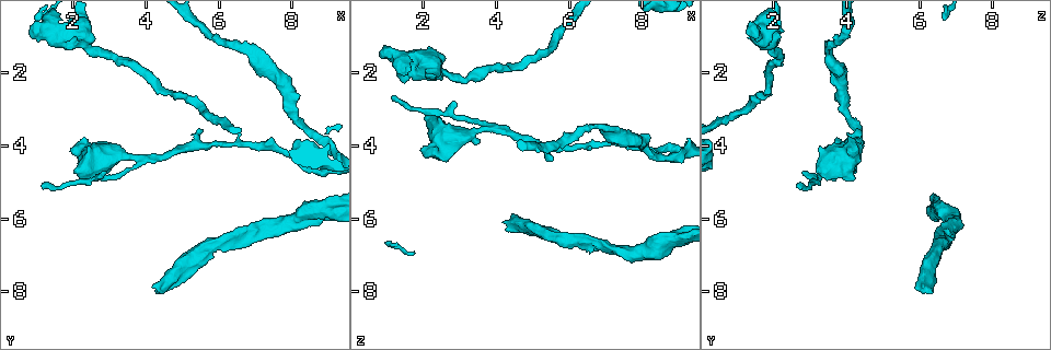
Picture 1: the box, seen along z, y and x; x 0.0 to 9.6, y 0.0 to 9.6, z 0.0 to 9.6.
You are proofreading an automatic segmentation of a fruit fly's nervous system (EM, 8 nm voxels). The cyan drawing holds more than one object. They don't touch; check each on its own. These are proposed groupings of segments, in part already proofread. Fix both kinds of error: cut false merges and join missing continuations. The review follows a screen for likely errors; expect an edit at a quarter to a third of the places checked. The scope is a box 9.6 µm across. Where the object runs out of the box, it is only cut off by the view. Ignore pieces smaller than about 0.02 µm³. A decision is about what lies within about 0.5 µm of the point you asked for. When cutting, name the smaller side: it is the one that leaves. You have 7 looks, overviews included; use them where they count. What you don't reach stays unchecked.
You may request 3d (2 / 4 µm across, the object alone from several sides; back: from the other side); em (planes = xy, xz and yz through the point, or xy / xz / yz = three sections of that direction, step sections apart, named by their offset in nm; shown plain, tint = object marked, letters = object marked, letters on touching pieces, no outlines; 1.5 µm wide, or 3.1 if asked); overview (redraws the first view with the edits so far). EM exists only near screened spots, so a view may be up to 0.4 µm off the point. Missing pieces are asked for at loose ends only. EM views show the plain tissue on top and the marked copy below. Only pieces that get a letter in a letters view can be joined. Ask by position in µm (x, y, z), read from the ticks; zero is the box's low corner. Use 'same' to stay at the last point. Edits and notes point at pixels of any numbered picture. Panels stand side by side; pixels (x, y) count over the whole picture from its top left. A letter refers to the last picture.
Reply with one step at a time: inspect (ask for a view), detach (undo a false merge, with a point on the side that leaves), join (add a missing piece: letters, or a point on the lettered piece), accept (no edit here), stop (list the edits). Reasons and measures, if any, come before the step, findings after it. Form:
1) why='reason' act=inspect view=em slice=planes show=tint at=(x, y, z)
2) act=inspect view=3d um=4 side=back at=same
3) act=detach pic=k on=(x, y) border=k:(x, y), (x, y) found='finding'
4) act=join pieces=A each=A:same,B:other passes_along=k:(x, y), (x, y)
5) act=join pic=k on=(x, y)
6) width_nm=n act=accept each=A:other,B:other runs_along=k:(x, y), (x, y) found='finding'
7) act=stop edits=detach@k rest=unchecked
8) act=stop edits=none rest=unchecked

why='an open end' act=inspect view=3d um=4 side=back at=(5.50, 3.55, 4.40)

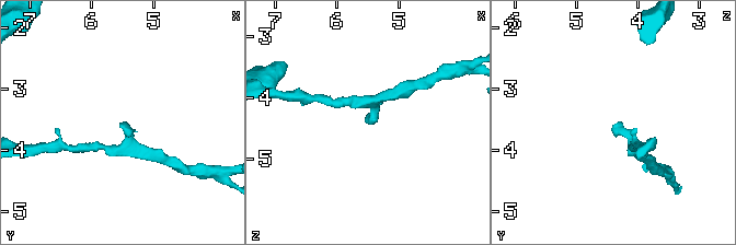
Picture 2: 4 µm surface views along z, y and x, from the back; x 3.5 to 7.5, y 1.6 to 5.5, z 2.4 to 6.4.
act=inspect view=em slice=planes show=letters at=(5.50, 3.60, 4.40)

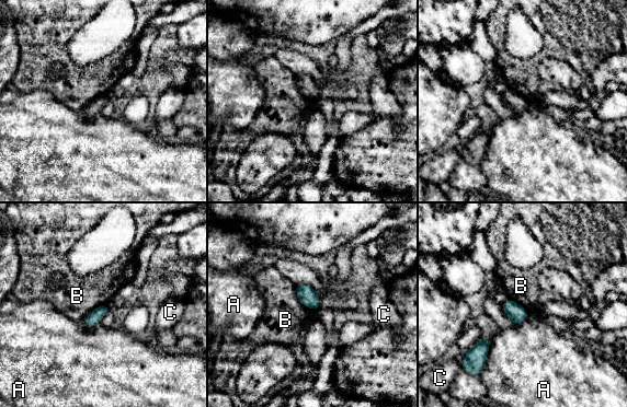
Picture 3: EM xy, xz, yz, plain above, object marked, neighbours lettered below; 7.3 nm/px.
width_nm=100 act=accept each=A:other,B:other,C:other border=3:(295, 285), (297, 299), (315, 311) found='no lettered piece goes on from it'

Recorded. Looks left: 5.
act=inspect view=em slice=planes show=letters at=(4.35, 8.05, 6.30)

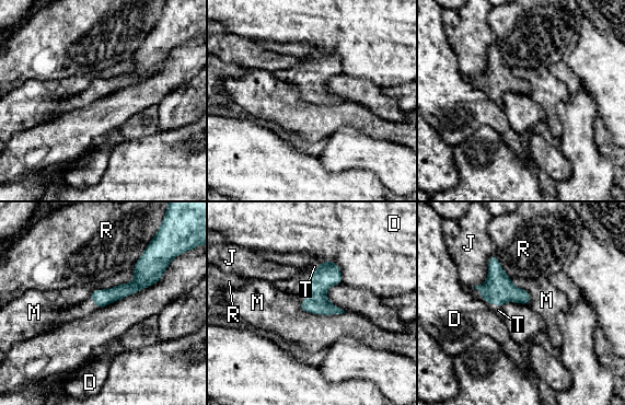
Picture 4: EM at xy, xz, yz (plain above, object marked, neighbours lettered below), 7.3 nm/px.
act=join pieces=T each=D:other,J:other,M:other,R:other,T:same passes_along=4:(498, 288), (495, 304), (498, 310) found='it goes on there'

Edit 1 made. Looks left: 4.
why='branch stops here' act=inspect view=em slice=planes show=letters at=(1.20, 5.15, 2.75)

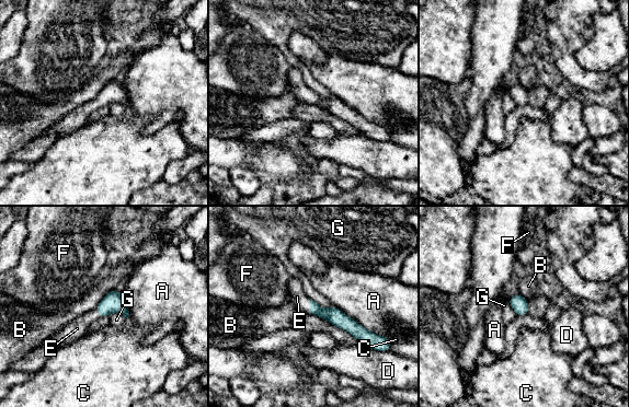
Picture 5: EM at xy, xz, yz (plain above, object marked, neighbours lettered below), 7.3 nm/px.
act=join pieces=E each=A:other,B:other,C:other,D:other,E:same,F:other,G:other passes_along=5:(333, 315), (309, 306), (297, 297) found='the cell continues'

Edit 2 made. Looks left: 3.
act=stop edits=join@4,join@5 rest=unchecked

